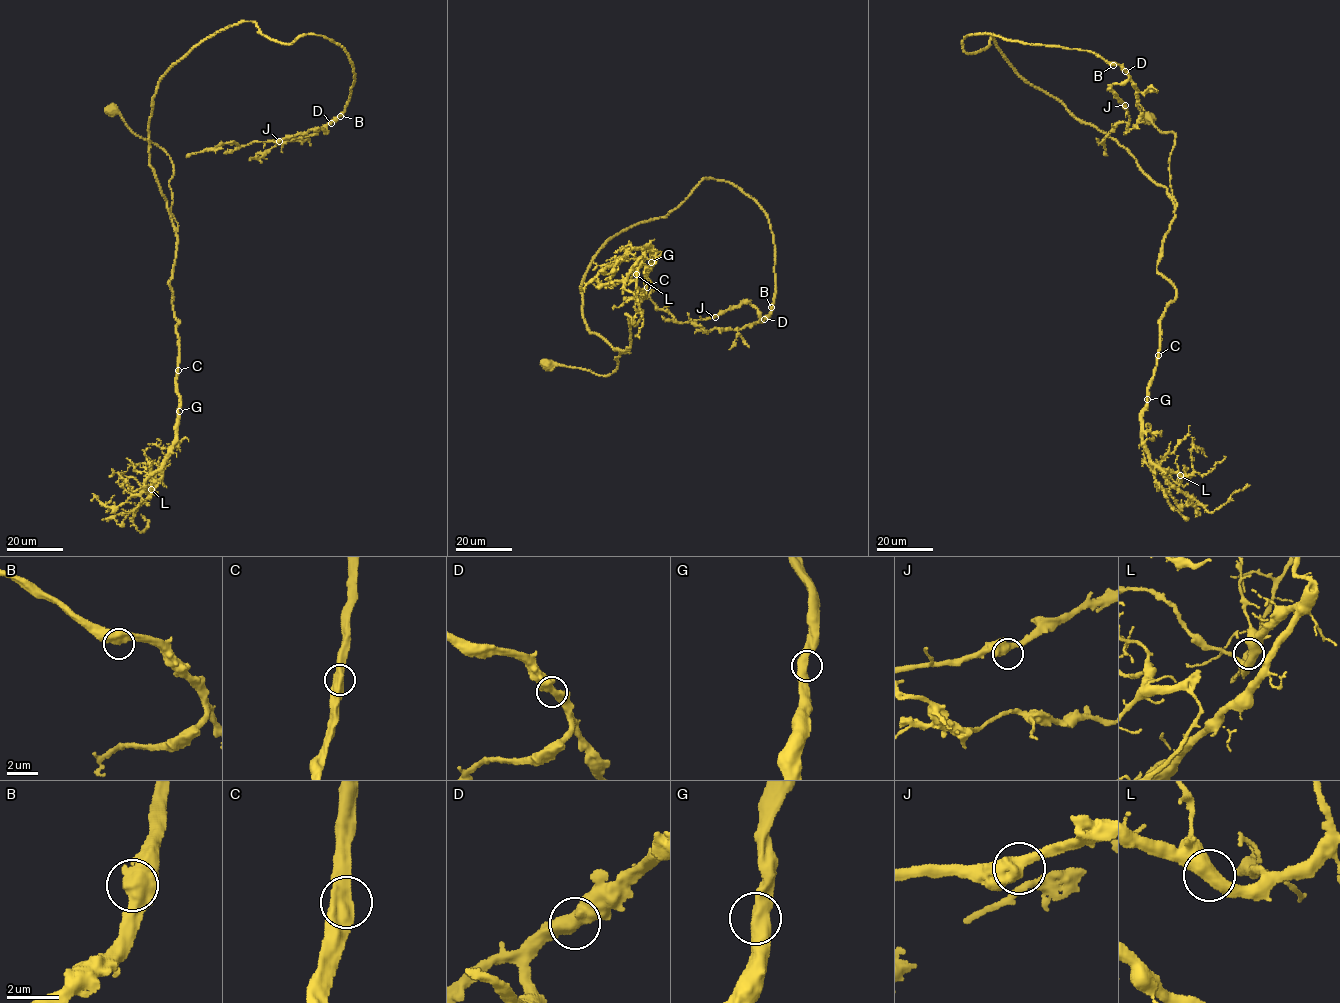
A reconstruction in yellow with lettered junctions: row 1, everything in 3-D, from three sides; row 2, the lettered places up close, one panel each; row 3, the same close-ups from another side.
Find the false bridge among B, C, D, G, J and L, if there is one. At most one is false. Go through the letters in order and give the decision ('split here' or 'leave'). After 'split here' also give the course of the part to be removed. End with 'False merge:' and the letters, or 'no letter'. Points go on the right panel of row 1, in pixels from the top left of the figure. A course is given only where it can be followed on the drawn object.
B: leave
C: leave
D: leave
G: leave
J: leave
L: leave
False merge: no letter

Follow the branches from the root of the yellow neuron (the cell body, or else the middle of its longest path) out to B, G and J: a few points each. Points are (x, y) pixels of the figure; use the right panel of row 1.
B: (1148, 118), (1174, 133), (1171, 197), (1023, 80), (992, 35), (962, 44), (988, 33), (1113, 65)
G: (1148, 118), (1175, 135), (1169, 166), (1175, 218), (1157, 271), (1174, 285), (1176, 298), (1160, 322), (1147, 399)
J: (1148, 118), (1174, 133), (1171, 197), (964, 37), (1093, 52), (1125, 105)

